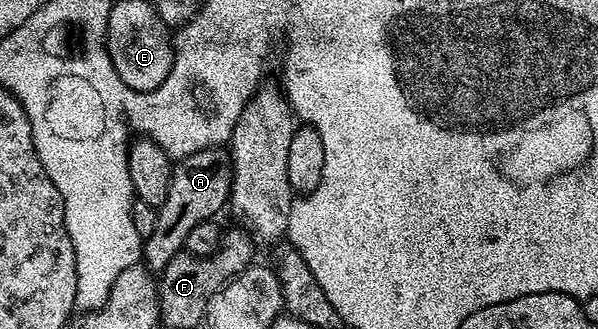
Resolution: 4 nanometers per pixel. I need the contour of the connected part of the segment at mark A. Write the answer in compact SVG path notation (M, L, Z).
M213 144L207 146L202 152L194 152L190 156L179 159L173 165L172 179L169 182L169 190L166 192L165 202L156 211L158 224L154 224L154 232L142 242L142 262L149 270L159 272L174 260L174 256L181 253L186 246L186 238L190 236L191 229L202 224L208 219L215 219L219 210L229 205L232 192L232 167L230 154L227 149Z

